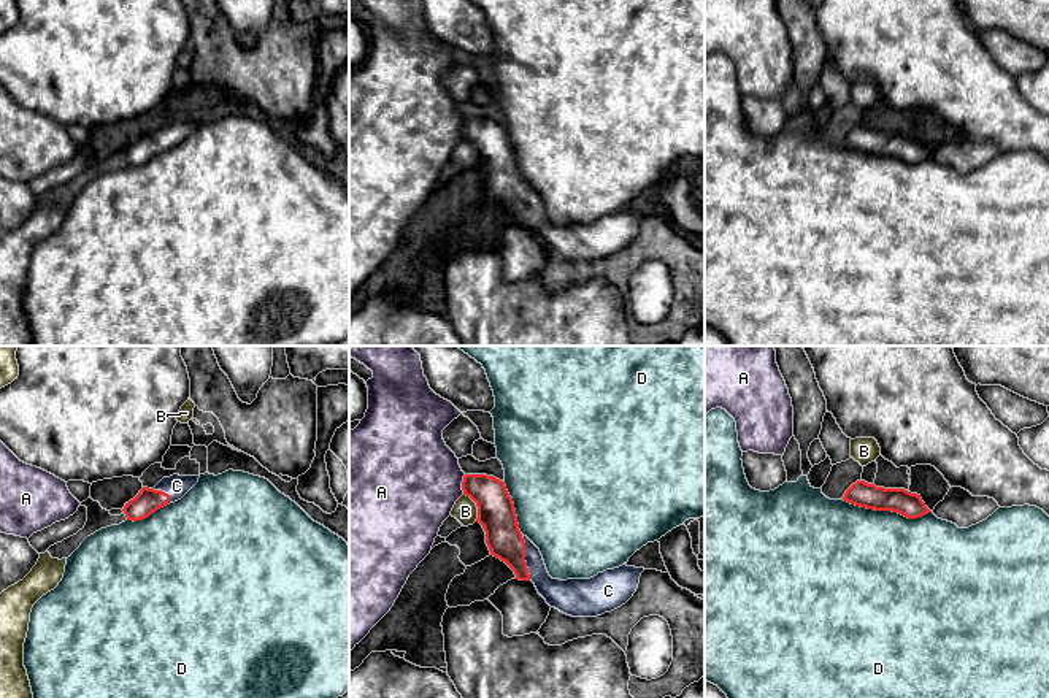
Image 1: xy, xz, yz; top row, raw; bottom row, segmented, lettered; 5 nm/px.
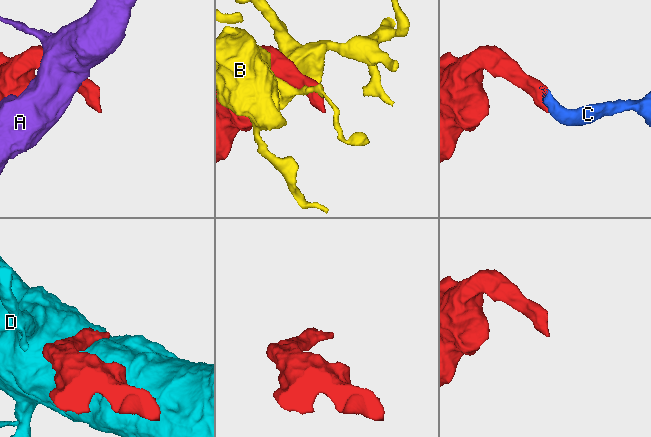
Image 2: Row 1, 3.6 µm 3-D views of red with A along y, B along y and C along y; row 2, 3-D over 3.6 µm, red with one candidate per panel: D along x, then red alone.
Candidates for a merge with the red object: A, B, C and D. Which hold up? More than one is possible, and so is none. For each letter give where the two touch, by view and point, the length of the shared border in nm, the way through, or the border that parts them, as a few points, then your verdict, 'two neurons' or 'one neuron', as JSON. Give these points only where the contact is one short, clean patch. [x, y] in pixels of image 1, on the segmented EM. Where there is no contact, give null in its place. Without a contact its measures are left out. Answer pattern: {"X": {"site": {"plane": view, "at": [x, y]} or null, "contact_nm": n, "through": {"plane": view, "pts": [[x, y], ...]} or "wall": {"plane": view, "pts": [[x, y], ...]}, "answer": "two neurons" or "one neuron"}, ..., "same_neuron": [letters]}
{"A": {"site": {"plane": "xz", "at": [462, 484]}, "contact_nm": 110, "answer": "two neurons"}, "B": {"site": {"plane": "xz", "at": [476, 505]}, "contact_nm": 160, "answer": "two neurons"}, "C": {"site": {"plane": "xz", "at": [524, 557]}, "contact_nm": 240, "through": {"plane": "xz", "pts": [[497, 516], [502, 535], [524, 557], [557, 594]]}, "answer": "one neuron"}, "D": {"site": {"plane": "yz", "at": [887, 510]}, "contact_nm": 460, "answer": "two neurons"}, "same_neuron": ["C"]}

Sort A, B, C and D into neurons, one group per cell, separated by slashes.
A / B / C / D

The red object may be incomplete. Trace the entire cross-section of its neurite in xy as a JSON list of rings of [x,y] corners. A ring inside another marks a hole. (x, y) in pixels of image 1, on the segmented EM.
[[[173,474],[163,477],[154,489],[143,487],[140,493],[125,503],[124,514],[127,520],[143,520],[157,509],[181,500],[197,482],[198,476]]]

